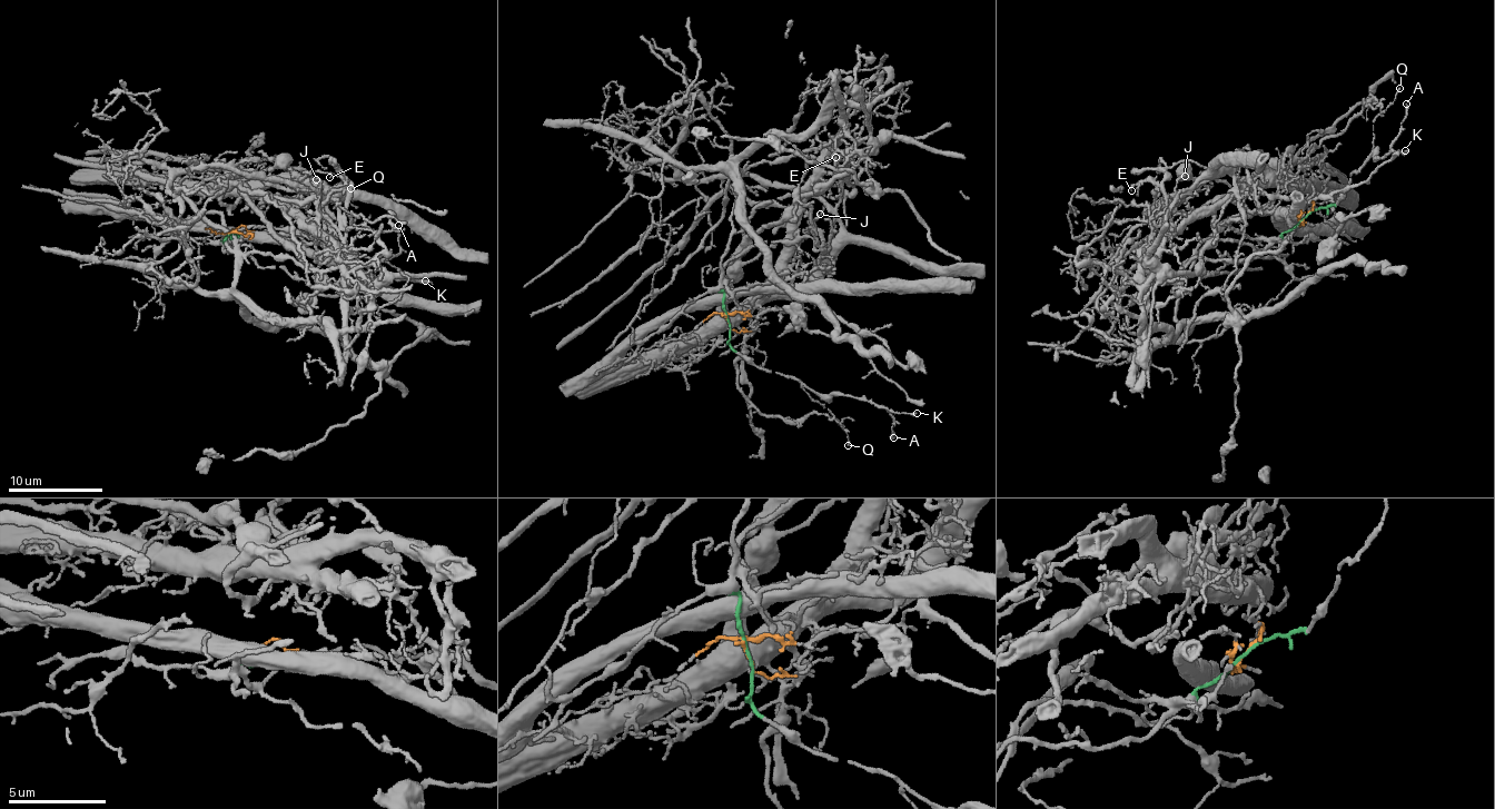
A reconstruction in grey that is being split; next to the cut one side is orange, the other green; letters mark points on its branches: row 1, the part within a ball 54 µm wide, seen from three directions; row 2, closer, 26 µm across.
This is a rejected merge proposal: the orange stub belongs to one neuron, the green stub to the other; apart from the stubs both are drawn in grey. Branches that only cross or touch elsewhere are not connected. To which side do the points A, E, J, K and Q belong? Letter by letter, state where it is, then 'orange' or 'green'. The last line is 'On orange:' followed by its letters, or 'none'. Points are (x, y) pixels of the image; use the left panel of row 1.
A: at (398, 225); green
E: at (329, 177); orange
J: at (316, 179); orange
K: at (425, 280); green
Q: at (350, 188); green
On orange: E, J

